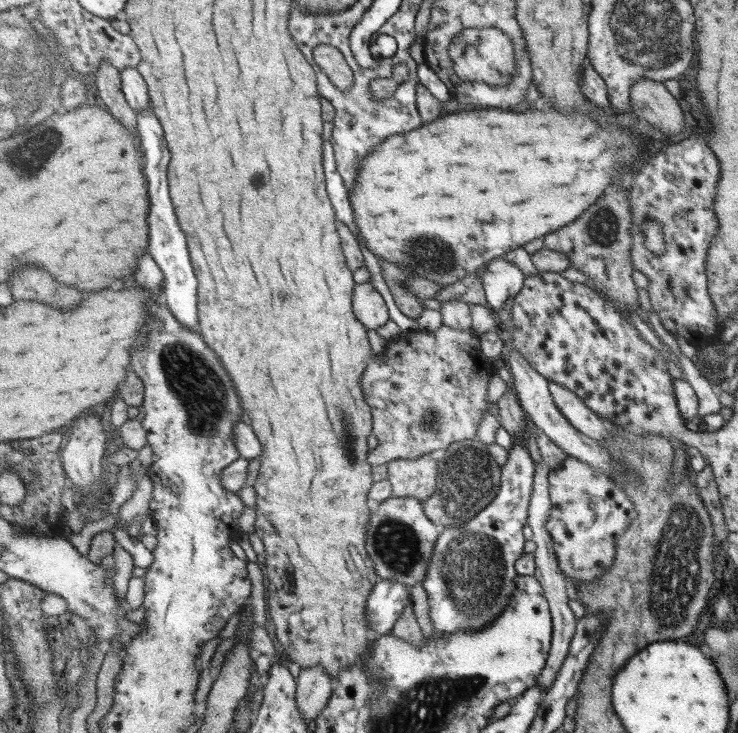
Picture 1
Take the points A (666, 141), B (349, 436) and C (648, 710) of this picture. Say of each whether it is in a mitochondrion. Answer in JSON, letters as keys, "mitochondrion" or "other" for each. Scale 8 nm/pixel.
{"A":"other","B":"mitochondrion","C":"other"}

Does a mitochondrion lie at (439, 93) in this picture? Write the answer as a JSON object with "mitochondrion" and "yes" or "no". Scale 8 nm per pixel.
{"mitochondrion":"no"}

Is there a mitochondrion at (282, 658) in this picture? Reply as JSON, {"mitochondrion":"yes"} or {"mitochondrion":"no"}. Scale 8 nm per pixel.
{"mitochondrion":"no"}

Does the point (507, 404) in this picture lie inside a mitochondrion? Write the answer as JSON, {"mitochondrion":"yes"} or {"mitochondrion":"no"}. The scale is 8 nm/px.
{"mitochondrion":"no"}

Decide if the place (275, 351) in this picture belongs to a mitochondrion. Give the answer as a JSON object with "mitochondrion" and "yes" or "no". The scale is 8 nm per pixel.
{"mitochondrion":"no"}

